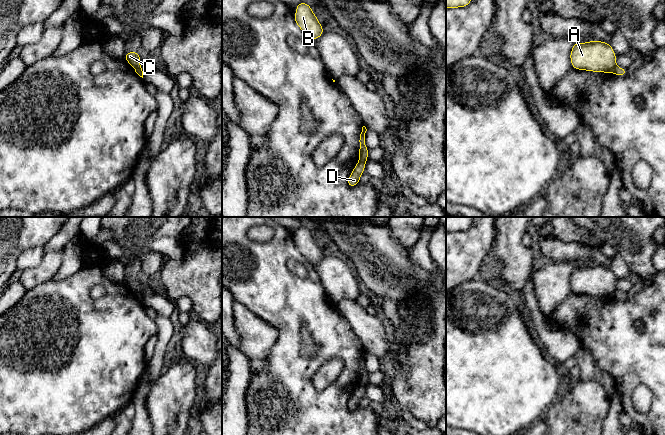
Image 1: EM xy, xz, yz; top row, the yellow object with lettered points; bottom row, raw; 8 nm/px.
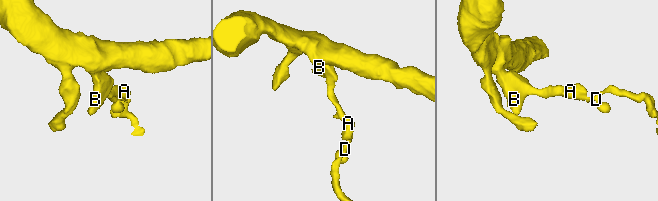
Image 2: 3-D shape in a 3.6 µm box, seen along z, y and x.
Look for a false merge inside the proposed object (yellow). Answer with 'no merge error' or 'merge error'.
merge error

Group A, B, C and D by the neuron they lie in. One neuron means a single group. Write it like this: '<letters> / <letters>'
A B C / D

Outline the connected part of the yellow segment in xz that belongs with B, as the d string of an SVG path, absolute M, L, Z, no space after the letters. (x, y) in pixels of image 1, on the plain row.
M301 226L296 231L296 238L293 240L298 251L311 263L316 264L324 257L324 253L313 237L311 230Z

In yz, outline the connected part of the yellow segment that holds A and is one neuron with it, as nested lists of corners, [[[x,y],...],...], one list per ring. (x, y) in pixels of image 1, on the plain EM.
[[[604,265],[574,266],[570,276],[571,289],[576,294],[613,297],[616,291],[613,272]]]

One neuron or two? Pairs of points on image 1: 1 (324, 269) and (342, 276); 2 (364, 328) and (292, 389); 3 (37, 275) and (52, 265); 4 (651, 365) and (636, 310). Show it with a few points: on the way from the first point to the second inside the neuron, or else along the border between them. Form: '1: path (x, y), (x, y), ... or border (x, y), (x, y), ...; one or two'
1: path (328, 269), (331, 269), (338, 276); one
2: border (342, 315), (364, 349); two
3: path (41, 273), (48, 267); one
4: path (651, 351), (649, 345), (649, 322); one

